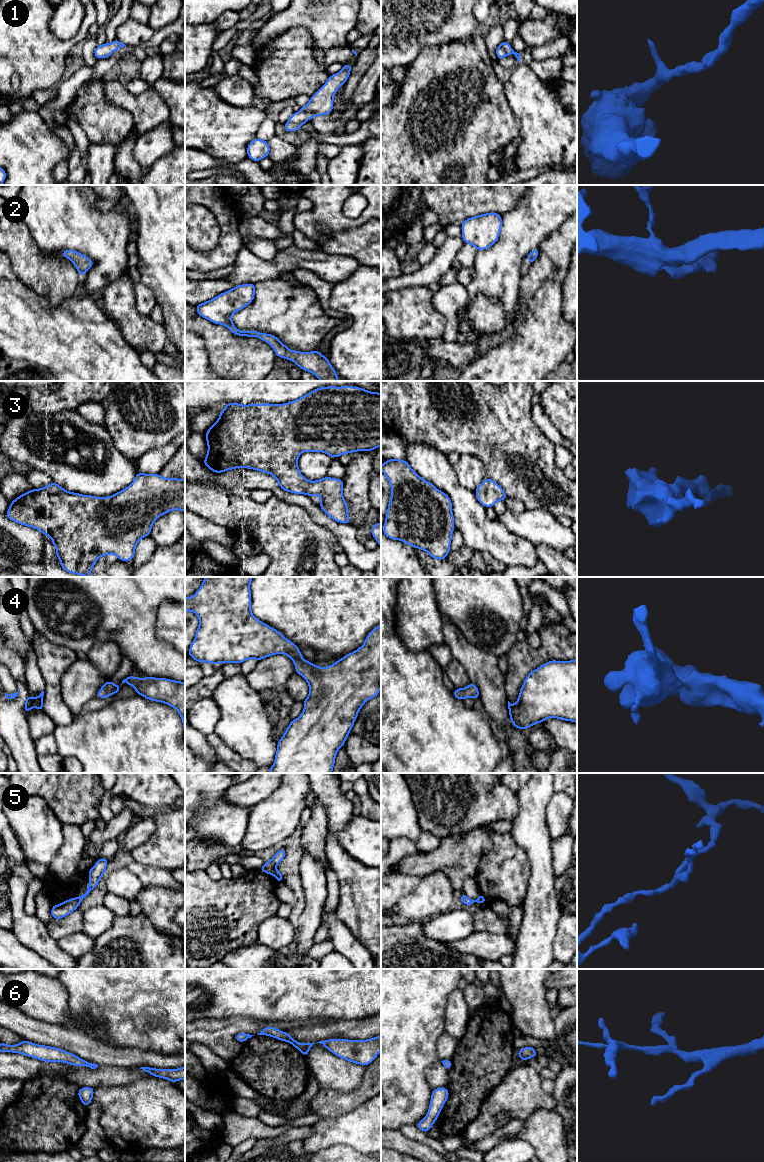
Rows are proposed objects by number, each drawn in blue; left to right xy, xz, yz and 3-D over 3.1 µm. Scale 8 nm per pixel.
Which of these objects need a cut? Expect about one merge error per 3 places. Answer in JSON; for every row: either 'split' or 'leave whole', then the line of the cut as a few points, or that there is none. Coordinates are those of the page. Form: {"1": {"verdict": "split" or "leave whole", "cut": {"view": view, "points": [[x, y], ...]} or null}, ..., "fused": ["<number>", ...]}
{"1": {"verdict": "leave whole", "cut": null}, "2": {"verdict": "leave whole", "cut": null}, "3": {"verdict": "leave whole", "cut": null}, "4": {"verdict": "leave whole", "cut": null}, "5": {"verdict": "split", "cut": {"view": "xz", "points": [[275, 869], [273, 875]]}}, "6": {"verdict": "leave whole", "cut": null}, "fused": ["5"]}

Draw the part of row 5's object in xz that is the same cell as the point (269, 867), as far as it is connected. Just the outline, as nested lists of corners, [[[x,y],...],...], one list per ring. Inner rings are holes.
[[[281,848],[279,851],[275,853],[273,858],[270,861],[267,861],[261,868],[259,868],[259,870],[274,876],[277,864],[285,858],[285,855],[285,848]]]

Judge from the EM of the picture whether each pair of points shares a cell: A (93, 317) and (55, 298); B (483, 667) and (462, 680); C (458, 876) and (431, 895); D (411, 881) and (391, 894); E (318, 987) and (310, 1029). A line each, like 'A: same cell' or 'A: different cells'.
A: different cells
B: different cells
C: different cells
D: same cell
E: different cells

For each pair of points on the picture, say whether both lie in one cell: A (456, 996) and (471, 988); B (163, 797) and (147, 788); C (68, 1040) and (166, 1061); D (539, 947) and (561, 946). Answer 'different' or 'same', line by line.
A: different
B: same
C: same
D: different

